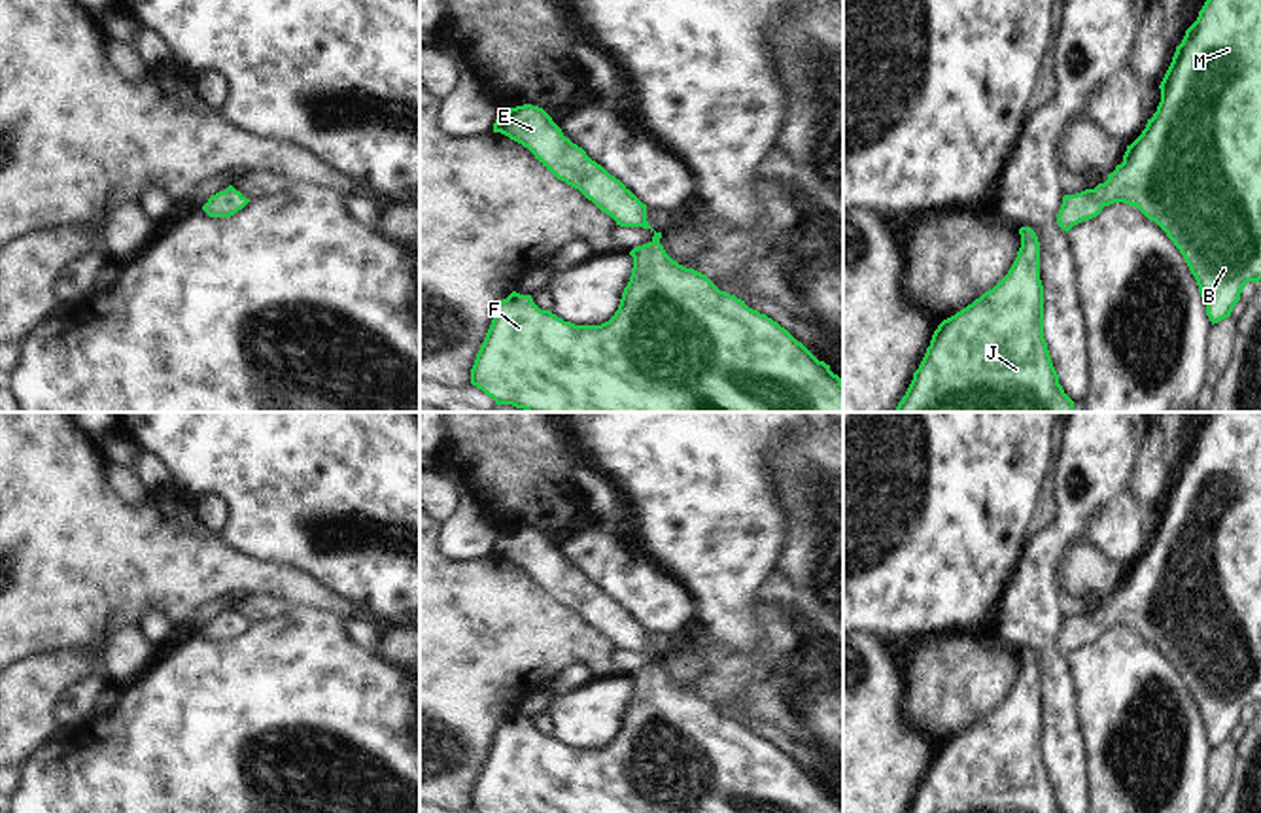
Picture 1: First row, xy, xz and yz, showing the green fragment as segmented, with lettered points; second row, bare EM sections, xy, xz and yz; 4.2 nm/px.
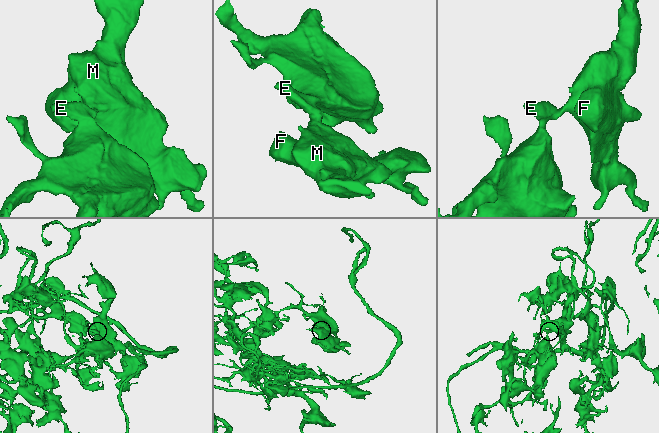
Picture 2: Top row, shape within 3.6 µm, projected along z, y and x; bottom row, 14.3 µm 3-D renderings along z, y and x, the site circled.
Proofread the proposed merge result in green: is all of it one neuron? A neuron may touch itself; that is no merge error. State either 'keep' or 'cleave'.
keep

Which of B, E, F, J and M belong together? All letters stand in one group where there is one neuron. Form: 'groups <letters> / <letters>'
groups B E F J M

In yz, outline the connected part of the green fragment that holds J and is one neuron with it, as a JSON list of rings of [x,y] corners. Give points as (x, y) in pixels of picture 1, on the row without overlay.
[[[1030,650],[1019,658],[1021,671],[1008,698],[938,749],[907,813],[1062,813],[1044,762],[1040,666]]]

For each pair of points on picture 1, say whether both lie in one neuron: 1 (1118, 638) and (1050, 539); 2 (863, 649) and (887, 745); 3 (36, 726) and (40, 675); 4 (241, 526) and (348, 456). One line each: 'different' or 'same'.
1: different
2: same
3: same
4: same

